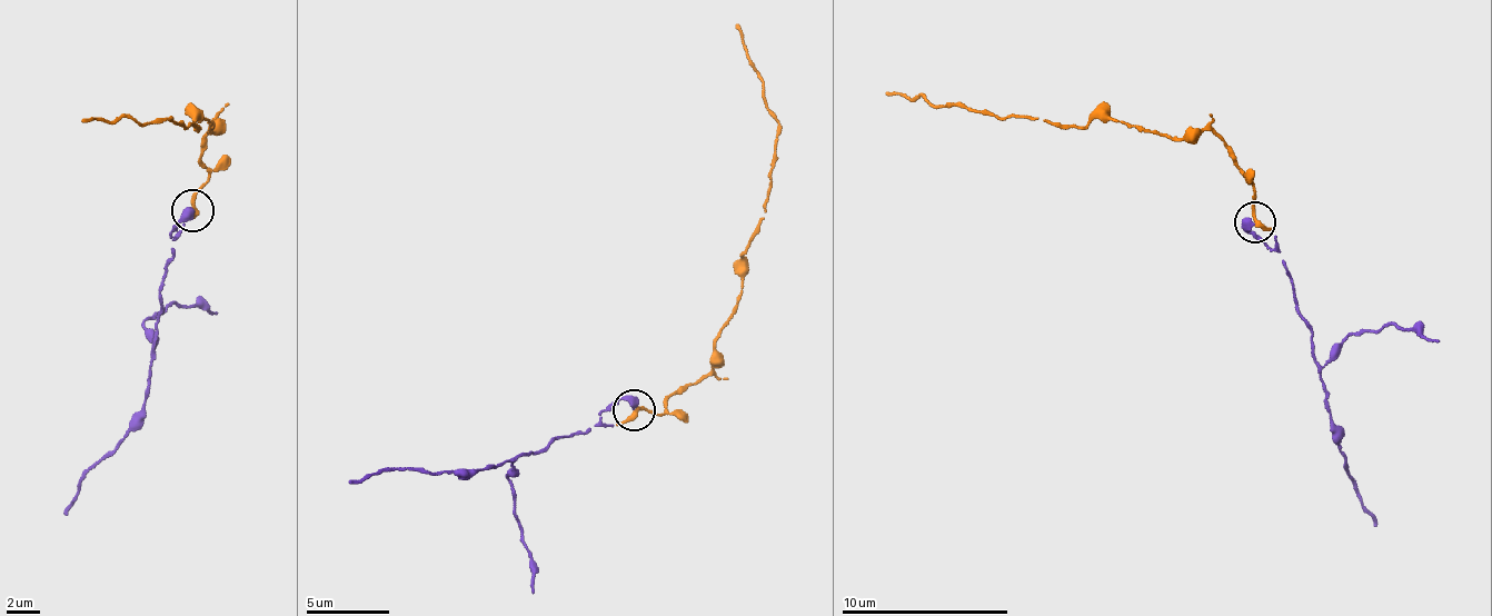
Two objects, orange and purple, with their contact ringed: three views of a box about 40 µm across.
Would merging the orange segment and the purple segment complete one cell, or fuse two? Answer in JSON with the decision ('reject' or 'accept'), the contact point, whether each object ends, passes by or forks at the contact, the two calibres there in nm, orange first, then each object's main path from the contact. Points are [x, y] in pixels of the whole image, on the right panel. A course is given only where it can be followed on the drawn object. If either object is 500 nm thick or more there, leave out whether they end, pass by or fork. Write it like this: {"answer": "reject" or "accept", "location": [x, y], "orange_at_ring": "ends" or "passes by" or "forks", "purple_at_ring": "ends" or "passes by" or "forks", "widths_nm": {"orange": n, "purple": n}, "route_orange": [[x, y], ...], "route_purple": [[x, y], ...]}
{"answer": "accept", "location": [1254, 221], "orange_at_ring": "passes by", "purple_at_ring": "ends", "widths_nm": {"orange": 240, "purple": 480}, "route_orange": [[1256, 222], [1253, 182], [1232, 145], [1204, 129], [1161, 137], [1124, 120], [1093, 119], [1075, 127], [887, 93]], "route_purple": [[1256, 222], [1249, 230], [1280, 250], [1299, 316], [1310, 325], [1310, 354], [1328, 394], [1330, 427], [1376, 525]]}

